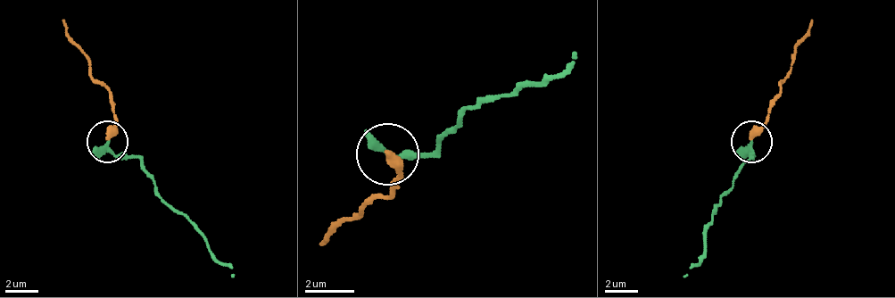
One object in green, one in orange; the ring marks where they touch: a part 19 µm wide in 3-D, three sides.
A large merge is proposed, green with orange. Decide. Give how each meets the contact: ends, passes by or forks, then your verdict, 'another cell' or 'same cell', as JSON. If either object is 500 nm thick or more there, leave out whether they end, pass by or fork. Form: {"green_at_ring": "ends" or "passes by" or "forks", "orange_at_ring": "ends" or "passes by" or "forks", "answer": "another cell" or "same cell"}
{"green_at_ring": "passes by", "orange_at_ring": "ends", "answer": "same cell"}

